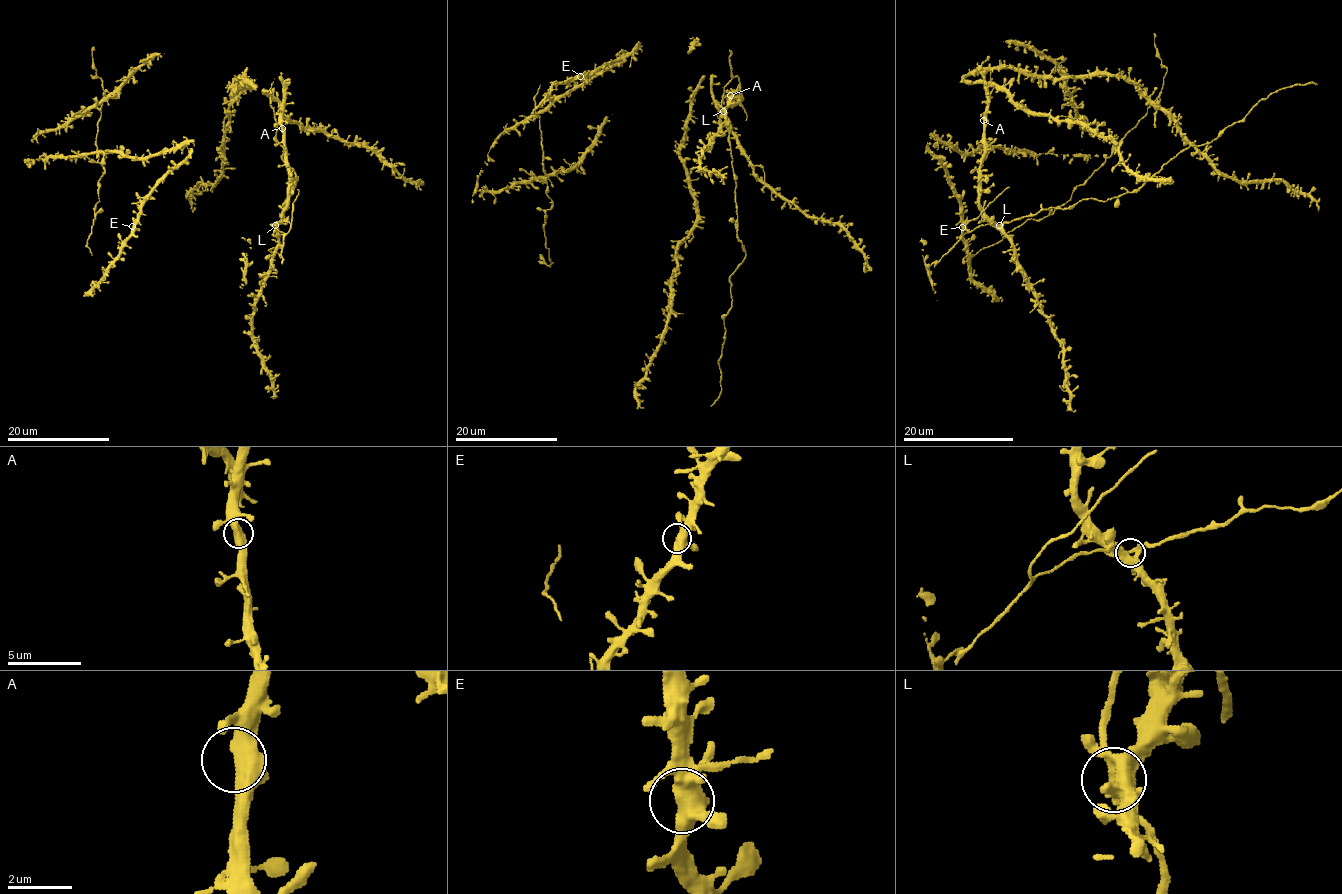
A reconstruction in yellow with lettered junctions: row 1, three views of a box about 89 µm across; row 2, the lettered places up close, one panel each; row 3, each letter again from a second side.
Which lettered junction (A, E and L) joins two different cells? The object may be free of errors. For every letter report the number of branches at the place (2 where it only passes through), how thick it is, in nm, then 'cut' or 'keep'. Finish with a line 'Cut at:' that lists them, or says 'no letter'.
A: branches 4; calibre 440 nm; keep
E: branches 4; calibre 460 nm; keep
L: branches 4; calibre 460 nm; keep
Cut at: no letter

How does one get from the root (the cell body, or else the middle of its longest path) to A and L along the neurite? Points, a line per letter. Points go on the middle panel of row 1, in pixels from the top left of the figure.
A: (689, 86), (693, 90), (705, 76), (710, 76), (712, 100), (716, 106), (728, 103), (730, 95)
L: (689, 86), (693, 90), (705, 76), (710, 76), (712, 100), (716, 106), (728, 103), (737, 93), (722, 111)

